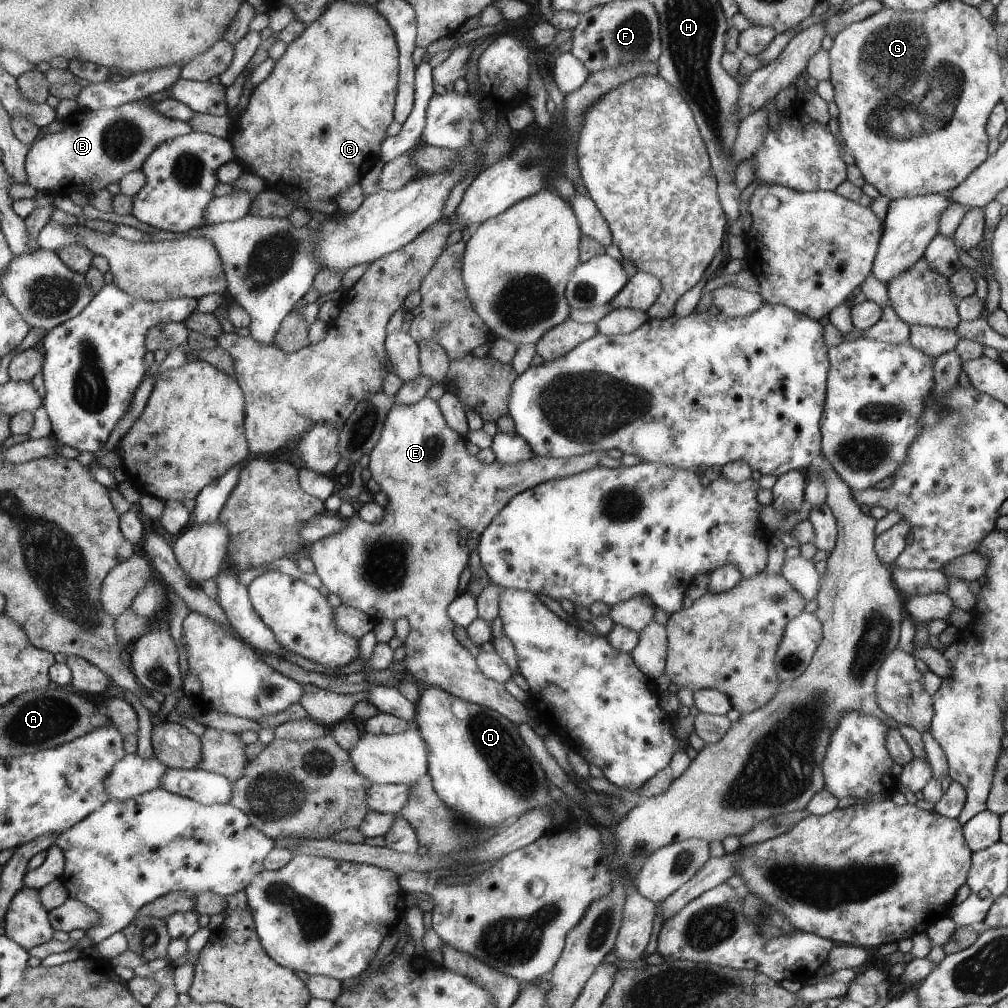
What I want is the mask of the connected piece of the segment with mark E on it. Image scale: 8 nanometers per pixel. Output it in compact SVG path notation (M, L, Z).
M425 396L421 398L421 400L410 405L397 405L393 402L392 407L386 414L384 426L380 432L380 438L377 444L372 448L371 452L369 452L370 459L368 461L368 469L370 470L371 478L377 483L378 490L387 497L388 510L384 511L382 519L375 524L369 524L357 518L353 520L351 525L346 523L337 534L313 541L305 550L306 556L313 562L315 567L314 573L319 576L323 586L327 588L329 593L338 596L342 604L346 607L351 607L355 610L364 612L371 620L373 620L373 622L375 622L375 624L380 620L385 620L385 618L388 618L392 622L397 620L397 618L406 618L409 624L409 632L403 643L405 644L403 668L405 668L405 671L409 674L412 674L412 677L415 678L416 681L422 681L425 686L433 685L437 688L442 688L448 693L452 693L452 695L457 698L481 705L488 709L493 709L495 712L498 712L501 716L504 716L507 720L510 720L515 724L527 722L528 715L526 714L523 705L511 696L511 694L507 693L505 688L502 687L502 684L496 683L494 680L486 677L480 669L477 668L476 659L472 653L456 639L455 632L457 623L453 622L452 618L449 618L447 610L449 603L453 602L453 598L457 596L457 586L459 586L457 580L459 580L459 572L461 572L461 568L467 564L467 548L457 544L457 530L459 530L459 528L465 528L465 530L467 530L467 536L479 536L480 532L492 522L493 516L499 514L501 508L507 506L509 500L515 498L521 491L536 487L538 484L547 482L548 480L558 479L566 477L567 475L589 470L596 466L601 454L598 452L585 453L584 455L574 456L571 459L554 459L551 457L540 457L535 455L534 457L515 464L505 464L495 460L489 464L483 464L483 462L477 460L475 455L471 456L469 452L453 452L453 444L455 444L457 440L459 440L459 434L451 430L451 428L447 428L445 420L443 420L443 416L441 416L441 412L439 412L439 408L437 408L437 404L435 404L429 397Z

